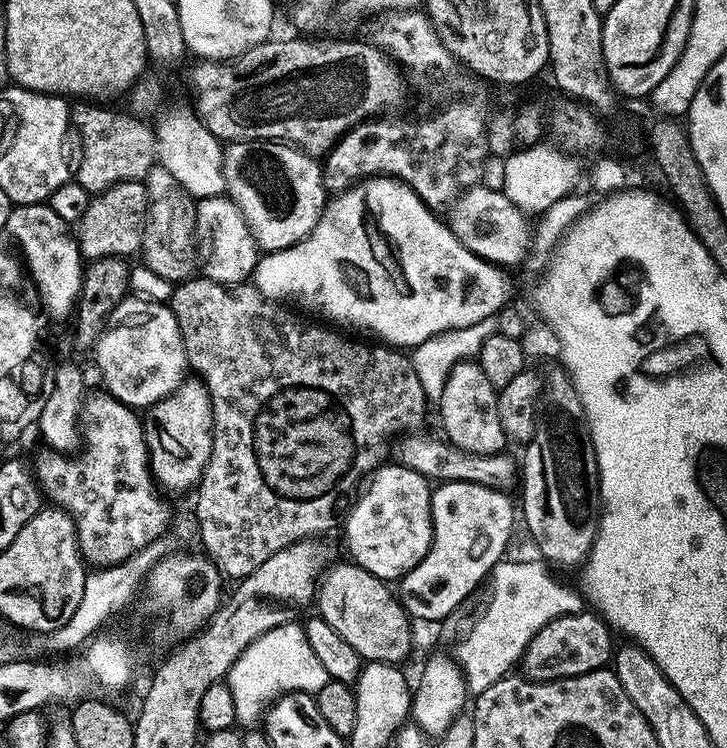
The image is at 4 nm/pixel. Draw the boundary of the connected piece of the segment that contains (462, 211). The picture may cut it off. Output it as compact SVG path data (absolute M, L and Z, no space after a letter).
M477 186L468 189L463 196L453 205L453 220L450 227L456 233L456 237L472 252L476 252L483 260L488 260L505 270L512 270L515 264L520 264L528 256L528 251L534 248L534 232L528 229L528 220L519 206L508 198L503 191L488 188L489 186Z

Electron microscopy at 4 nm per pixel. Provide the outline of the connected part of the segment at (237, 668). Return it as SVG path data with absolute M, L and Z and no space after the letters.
M286 623L258 638L233 664L226 683L237 708L237 723L244 730L252 730L261 723L261 710L276 703L290 692L315 694L328 685L330 670L318 662L318 654L310 646L299 623Z

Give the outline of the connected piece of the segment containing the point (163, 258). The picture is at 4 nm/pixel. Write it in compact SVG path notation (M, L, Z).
M157 167L146 183L149 206L148 231L144 233L142 249L143 263L162 278L168 279L171 284L179 286L185 280L193 279L198 272L197 201L164 167Z

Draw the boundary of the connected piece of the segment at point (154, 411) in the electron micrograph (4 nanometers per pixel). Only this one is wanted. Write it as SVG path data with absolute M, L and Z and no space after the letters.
M188 378L184 381L184 384L176 393L170 397L166 397L160 404L153 406L153 408L147 413L144 420L144 437L148 443L148 459L152 461L152 474L153 477L161 489L169 488L172 492L188 492L191 493L193 489L200 483L200 479L204 476L204 471L210 460L210 454L212 453L212 435L214 434L214 410L212 409L212 399L208 393L208 388L204 384L203 380L199 378Z

